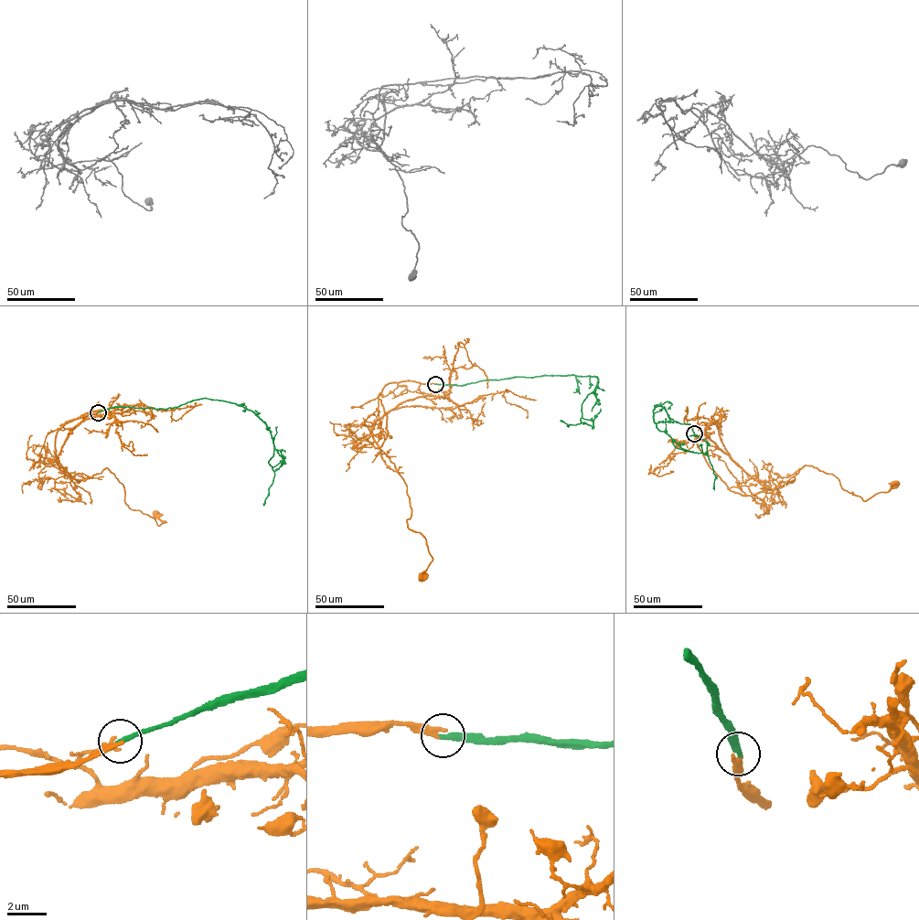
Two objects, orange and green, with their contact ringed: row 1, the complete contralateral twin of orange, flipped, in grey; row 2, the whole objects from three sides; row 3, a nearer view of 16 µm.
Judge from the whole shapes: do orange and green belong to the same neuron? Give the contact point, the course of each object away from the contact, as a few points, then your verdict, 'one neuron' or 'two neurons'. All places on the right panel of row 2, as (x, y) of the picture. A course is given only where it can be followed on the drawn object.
at (694, 433); orange runs (694, 434), (708, 465), (743, 496), (771, 493), (805, 465), (833, 474), (864, 501), (895, 484); green runs (694, 433), (654, 405), (657, 427), (677, 447), (706, 454), (702, 438), (687, 438); one neuron

